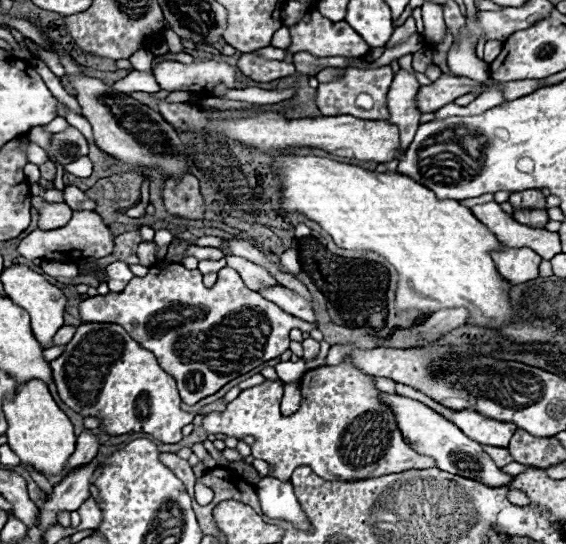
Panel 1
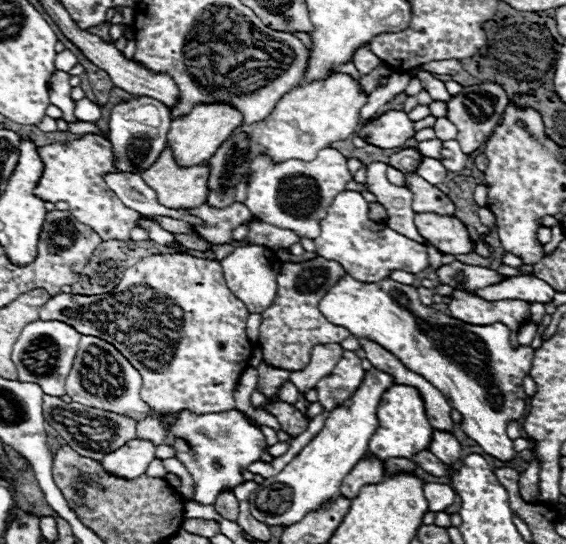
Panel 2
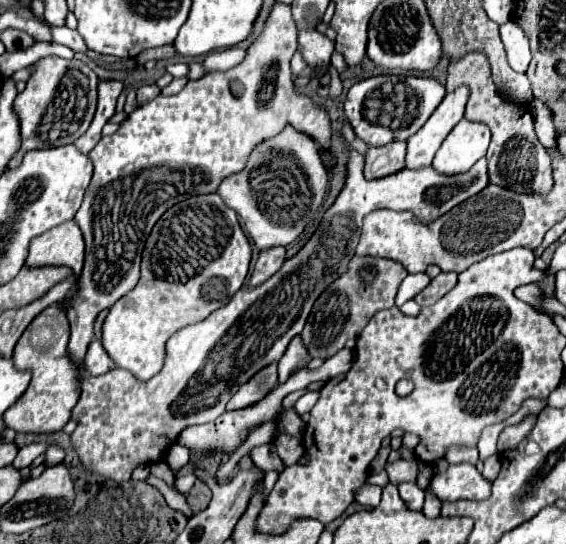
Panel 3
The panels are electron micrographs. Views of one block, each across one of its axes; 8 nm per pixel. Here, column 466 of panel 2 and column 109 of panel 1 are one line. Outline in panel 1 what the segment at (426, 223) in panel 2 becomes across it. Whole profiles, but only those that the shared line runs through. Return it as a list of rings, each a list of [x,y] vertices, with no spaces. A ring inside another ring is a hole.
[[[92,210],[74,212],[72,220],[64,228],[56,230],[34,230],[16,248],[16,252],[28,260],[56,260],[56,262],[76,262],[84,258],[104,258],[114,248],[114,236],[102,218]]]

